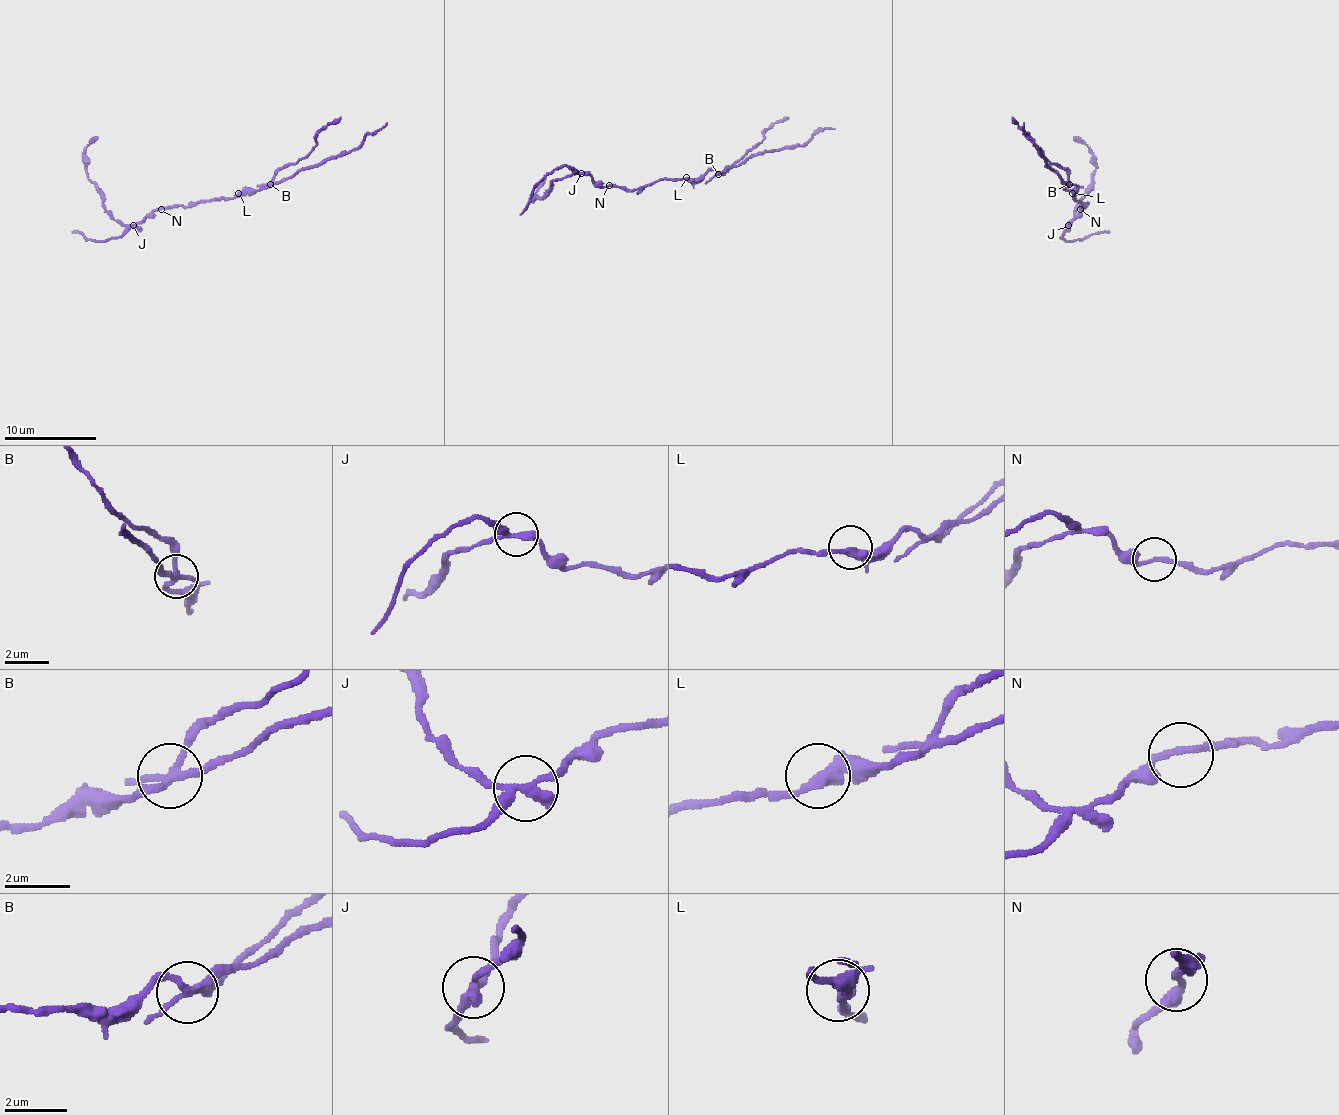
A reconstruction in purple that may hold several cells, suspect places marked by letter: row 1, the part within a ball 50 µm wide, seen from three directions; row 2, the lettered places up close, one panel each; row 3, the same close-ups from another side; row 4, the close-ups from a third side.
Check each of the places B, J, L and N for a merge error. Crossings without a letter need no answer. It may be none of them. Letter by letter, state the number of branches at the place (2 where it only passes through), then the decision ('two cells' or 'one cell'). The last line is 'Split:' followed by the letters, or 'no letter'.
B: branches 4; two cells
J: branches 3; two cells
L: branches 3; one cell
N: branches 2; one cell
Split: B, J

